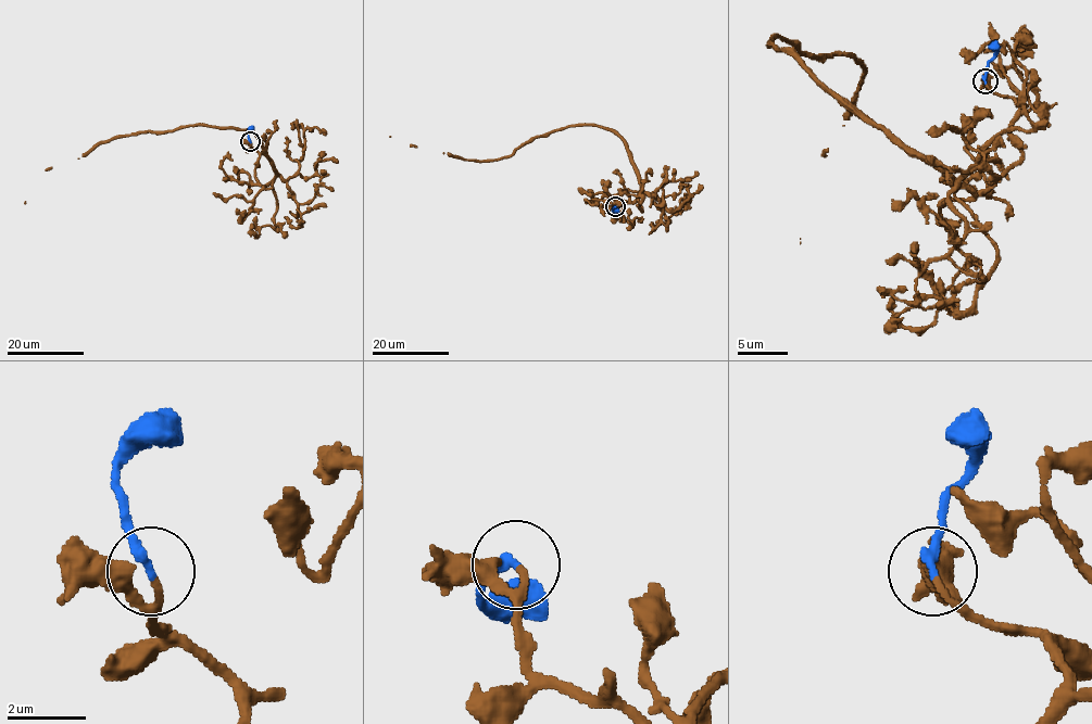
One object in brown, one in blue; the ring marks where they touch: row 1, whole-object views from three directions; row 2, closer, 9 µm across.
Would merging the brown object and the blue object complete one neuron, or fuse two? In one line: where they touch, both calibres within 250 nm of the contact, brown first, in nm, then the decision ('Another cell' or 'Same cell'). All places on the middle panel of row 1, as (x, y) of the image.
Place: (615, 206). Thickness 160 nm (brown) against 280 nm. Same cell

